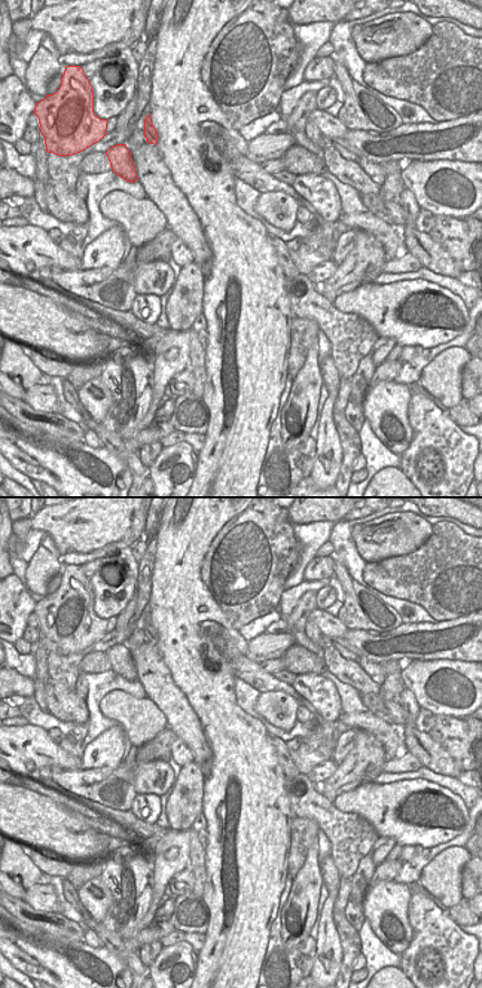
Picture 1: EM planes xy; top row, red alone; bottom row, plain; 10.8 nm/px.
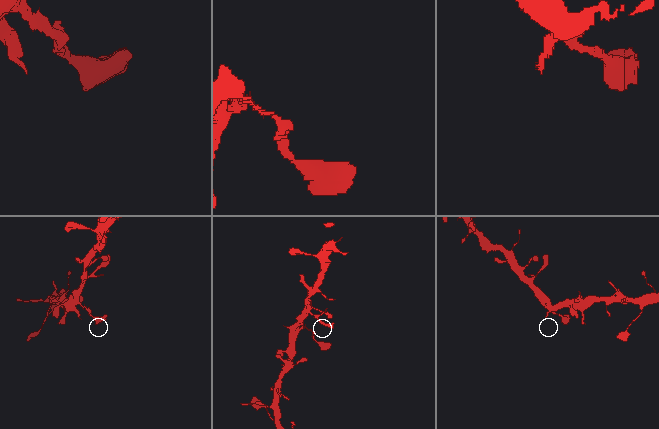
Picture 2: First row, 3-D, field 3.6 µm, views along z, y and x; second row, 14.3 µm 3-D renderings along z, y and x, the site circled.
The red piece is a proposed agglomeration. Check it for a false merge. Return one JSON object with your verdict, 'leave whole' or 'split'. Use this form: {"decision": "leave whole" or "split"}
{"decision": "split"}

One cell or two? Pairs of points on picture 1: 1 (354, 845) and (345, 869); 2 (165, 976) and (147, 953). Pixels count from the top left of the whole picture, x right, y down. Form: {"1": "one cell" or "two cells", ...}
{"1": "one cell", "2": "two cells"}

